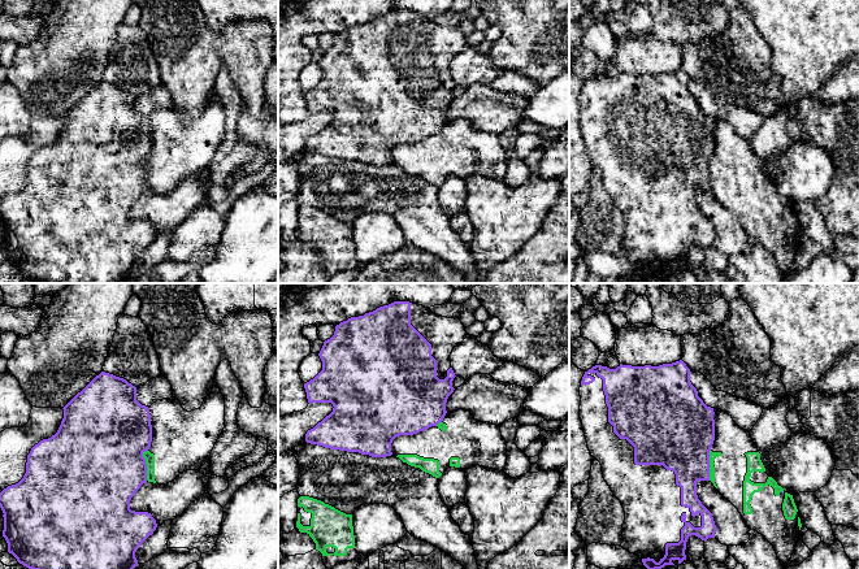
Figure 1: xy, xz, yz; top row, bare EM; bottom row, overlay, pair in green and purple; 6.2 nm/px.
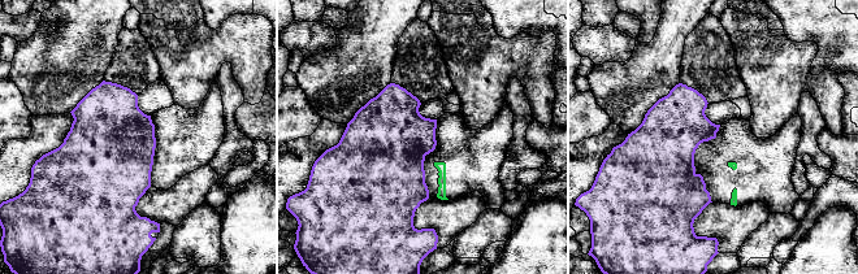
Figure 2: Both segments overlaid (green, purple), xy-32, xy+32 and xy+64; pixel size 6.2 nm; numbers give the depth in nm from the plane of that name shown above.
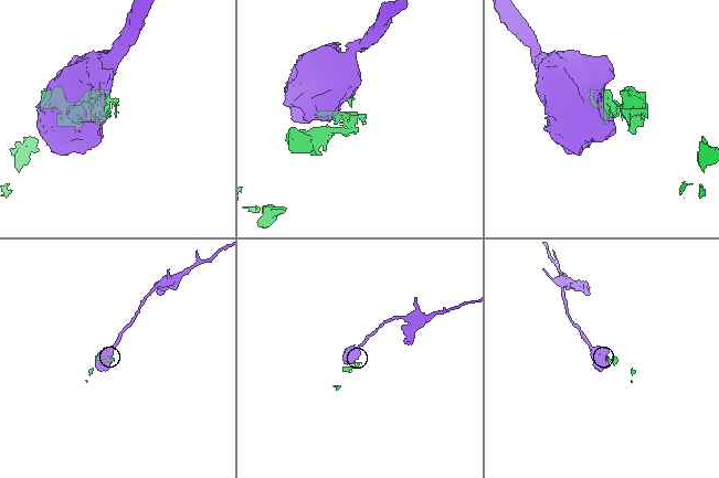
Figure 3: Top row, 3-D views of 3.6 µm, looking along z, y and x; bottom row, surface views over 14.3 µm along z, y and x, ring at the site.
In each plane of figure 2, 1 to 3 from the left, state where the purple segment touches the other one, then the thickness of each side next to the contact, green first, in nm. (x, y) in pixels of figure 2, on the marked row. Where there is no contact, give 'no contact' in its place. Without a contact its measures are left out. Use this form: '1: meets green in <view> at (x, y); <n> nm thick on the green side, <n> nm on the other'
1: no contact
2: no contact
3: no contact

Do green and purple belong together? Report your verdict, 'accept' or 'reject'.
reject

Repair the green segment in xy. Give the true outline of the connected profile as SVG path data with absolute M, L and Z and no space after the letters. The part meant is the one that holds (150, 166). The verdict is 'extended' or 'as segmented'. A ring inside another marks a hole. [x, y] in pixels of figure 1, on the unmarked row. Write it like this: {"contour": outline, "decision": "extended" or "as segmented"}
{"contour": "M216 91L199 118L187 121L178 108L149 116L152 151L143 161L147 190L166 194L186 179L198 179L225 136L225 109Z", "decision": "extended"}

